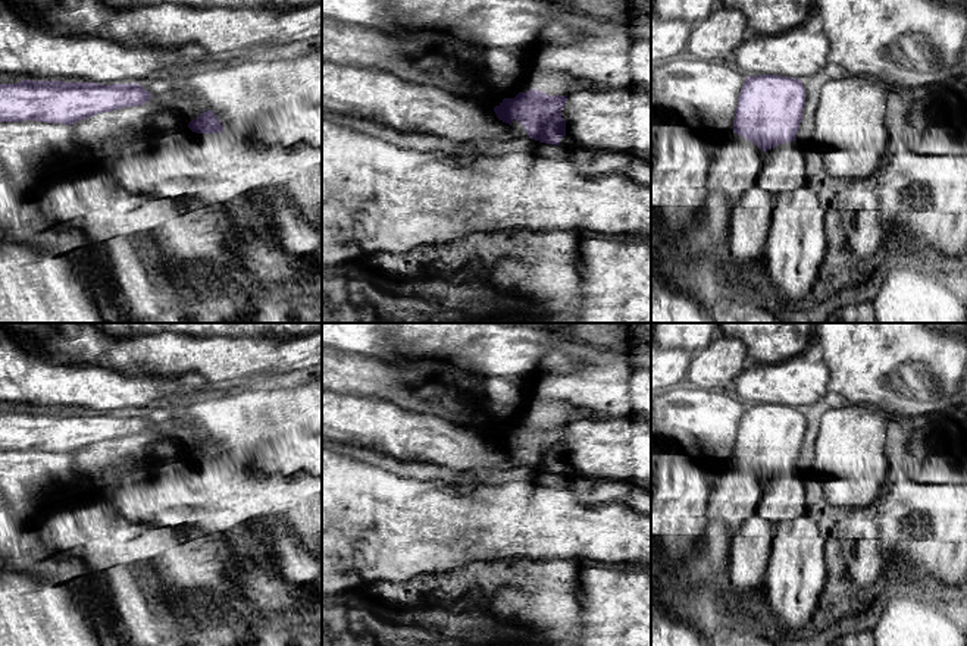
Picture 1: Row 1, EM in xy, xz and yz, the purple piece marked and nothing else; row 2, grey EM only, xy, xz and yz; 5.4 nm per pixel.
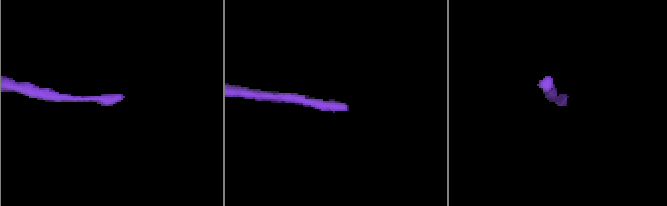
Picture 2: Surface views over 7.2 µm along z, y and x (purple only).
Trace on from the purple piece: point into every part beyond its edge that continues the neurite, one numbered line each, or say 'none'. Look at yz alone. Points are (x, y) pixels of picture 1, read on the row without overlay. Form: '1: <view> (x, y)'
none

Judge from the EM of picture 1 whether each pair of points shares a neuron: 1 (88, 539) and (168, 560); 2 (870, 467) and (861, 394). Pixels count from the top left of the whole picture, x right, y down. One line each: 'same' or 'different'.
1: same
2: different

